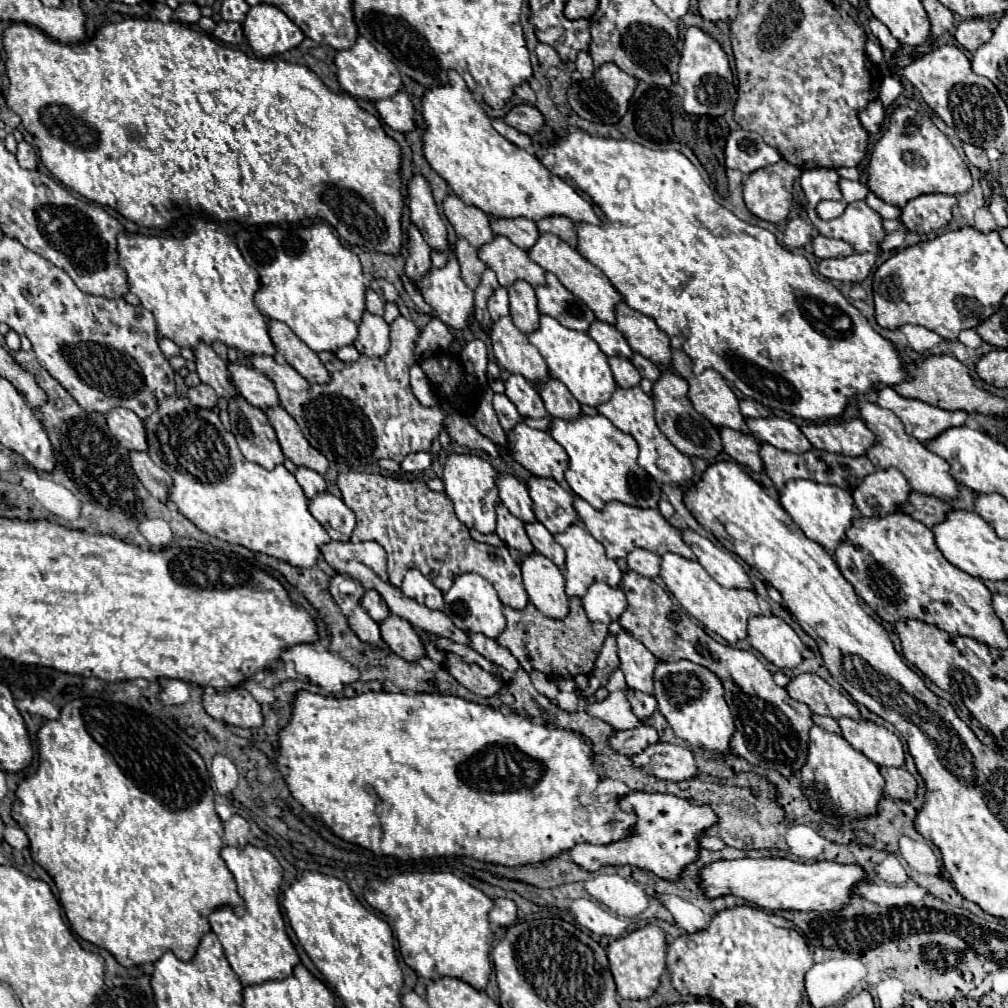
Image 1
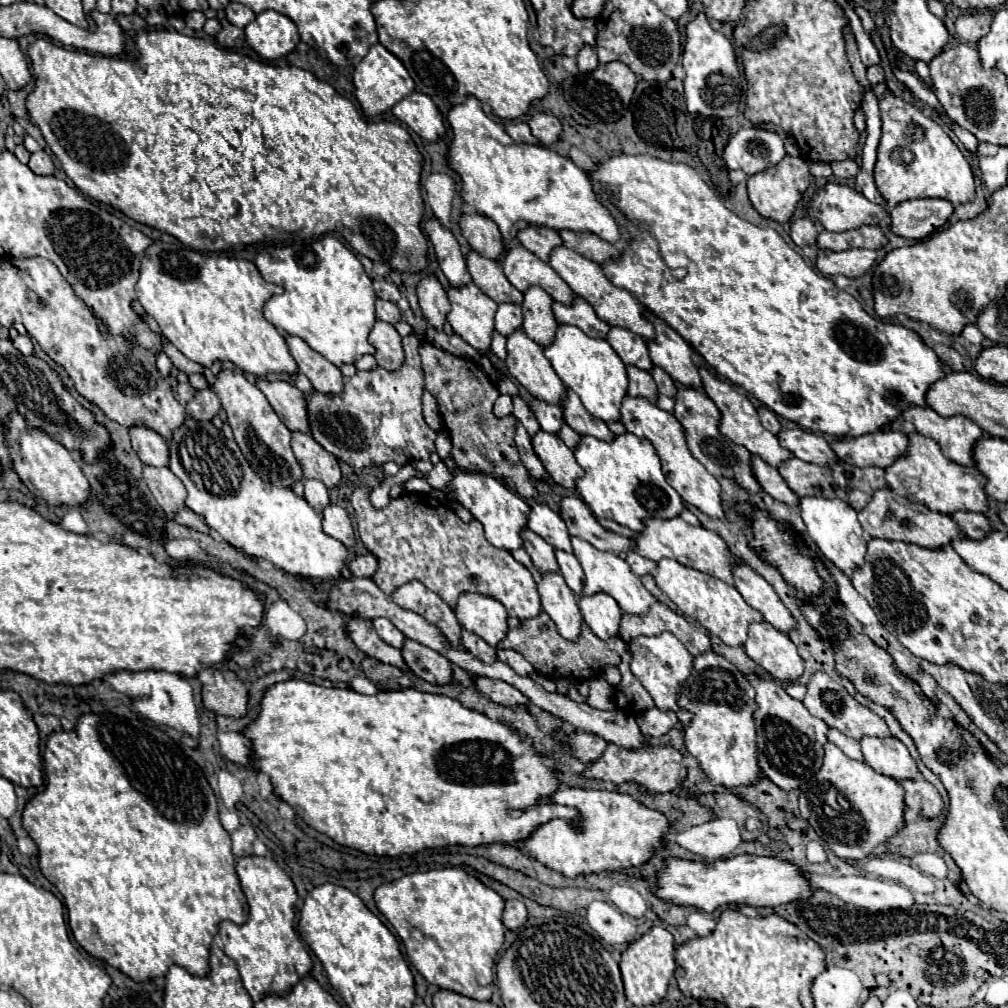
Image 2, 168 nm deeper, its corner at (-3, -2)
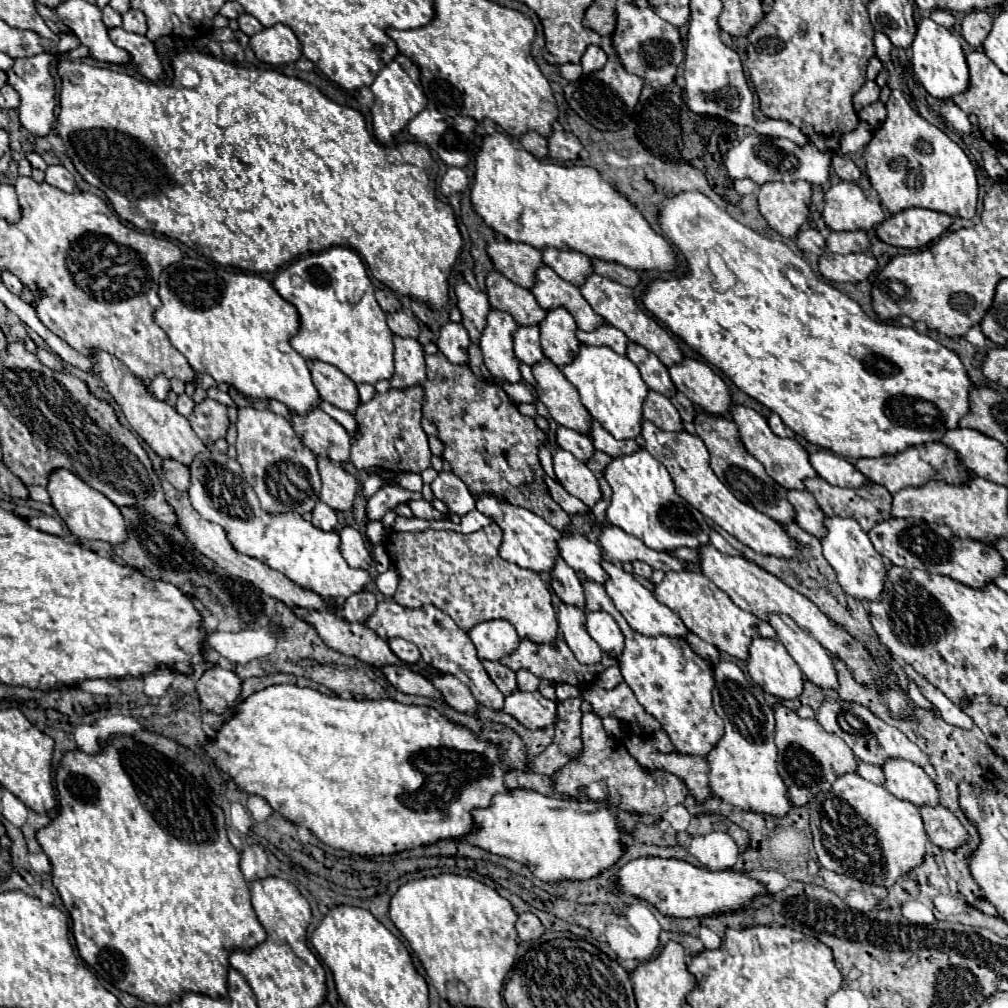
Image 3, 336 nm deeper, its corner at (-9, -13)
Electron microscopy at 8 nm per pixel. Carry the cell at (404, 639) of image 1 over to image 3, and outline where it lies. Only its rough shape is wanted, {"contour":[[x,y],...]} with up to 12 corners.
{"contour":[[450,673],[430,675],[430,683],[456,711],[476,713],[478,703]]}

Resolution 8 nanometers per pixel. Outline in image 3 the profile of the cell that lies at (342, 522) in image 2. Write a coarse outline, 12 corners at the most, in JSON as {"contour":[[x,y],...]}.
{"contour":[[344,527],[340,553],[348,565],[368,569],[372,555],[354,527]]}

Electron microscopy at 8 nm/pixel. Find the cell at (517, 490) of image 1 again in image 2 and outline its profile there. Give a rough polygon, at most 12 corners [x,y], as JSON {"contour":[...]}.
{"contour":[[532,506],[528,528],[554,548],[572,552],[562,516]]}

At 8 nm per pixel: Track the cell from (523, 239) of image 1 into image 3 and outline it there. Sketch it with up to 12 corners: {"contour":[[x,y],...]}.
{"contour":[[542,249],[542,263],[564,281],[582,285],[590,257],[568,249]]}

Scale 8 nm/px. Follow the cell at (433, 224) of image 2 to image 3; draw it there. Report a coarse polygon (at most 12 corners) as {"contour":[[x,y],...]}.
{"contour":[[456,277],[458,309],[470,339],[486,325],[490,311],[484,291]]}

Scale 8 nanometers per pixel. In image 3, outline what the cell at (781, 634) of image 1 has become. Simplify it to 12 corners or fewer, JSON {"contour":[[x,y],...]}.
{"contour":[[778,639],[750,643],[748,673],[766,693],[796,699],[804,687]]}

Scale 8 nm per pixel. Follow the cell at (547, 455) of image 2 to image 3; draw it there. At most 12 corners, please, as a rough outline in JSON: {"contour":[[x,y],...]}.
{"contour":[[554,451],[558,483],[584,505],[602,497],[598,479],[582,461]]}

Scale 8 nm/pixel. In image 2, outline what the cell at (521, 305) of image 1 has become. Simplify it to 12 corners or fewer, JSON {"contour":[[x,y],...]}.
{"contour":[[540,286],[524,292],[524,332],[552,344],[552,296]]}

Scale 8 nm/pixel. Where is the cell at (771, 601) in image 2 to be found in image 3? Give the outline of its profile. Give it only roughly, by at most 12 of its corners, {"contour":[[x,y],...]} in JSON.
{"contour":[[792,617],[768,623],[806,679],[838,689],[832,659]]}

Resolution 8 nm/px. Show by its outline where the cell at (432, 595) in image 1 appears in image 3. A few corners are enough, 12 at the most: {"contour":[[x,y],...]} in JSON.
{"contour":[[378,603],[366,625],[404,637],[424,663],[458,677],[478,703],[504,695],[470,637],[436,605]]}

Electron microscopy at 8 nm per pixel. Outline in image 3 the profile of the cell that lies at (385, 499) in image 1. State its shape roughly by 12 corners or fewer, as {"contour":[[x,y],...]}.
{"contour":[[496,523],[470,535],[392,531],[392,599],[434,603],[462,631],[506,619],[554,641],[538,573],[500,559]]}

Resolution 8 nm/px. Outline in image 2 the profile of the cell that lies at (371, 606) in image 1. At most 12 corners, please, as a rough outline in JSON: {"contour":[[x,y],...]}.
{"contour":[[374,618],[378,636],[394,648],[406,638],[388,618]]}

